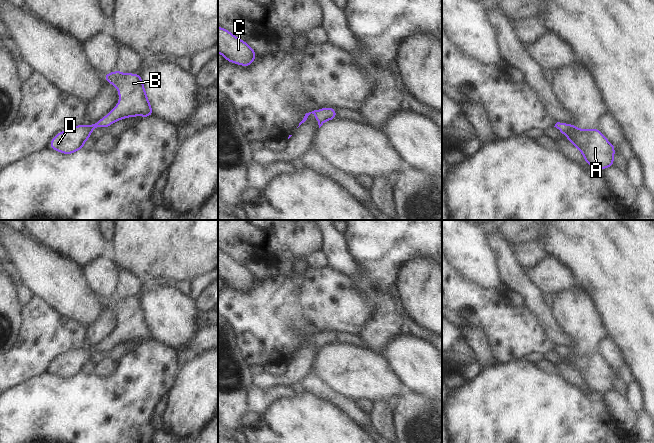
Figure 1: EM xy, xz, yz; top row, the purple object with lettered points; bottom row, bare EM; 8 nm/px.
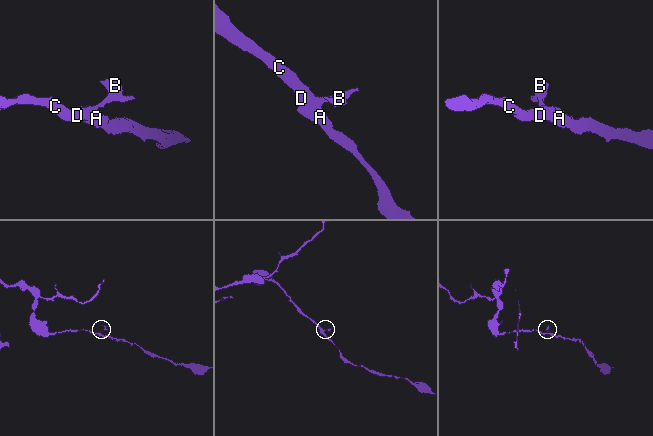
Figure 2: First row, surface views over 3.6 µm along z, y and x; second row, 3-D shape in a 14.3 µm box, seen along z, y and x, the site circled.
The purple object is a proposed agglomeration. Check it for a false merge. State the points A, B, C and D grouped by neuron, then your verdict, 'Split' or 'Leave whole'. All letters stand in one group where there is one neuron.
Groups: A B C D. Leave whole

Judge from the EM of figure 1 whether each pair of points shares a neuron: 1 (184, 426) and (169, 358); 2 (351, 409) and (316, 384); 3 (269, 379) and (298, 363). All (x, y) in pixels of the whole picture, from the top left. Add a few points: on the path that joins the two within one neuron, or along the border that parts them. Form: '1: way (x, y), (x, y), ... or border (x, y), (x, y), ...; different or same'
1: border (178, 373), (176, 384), (168, 394); different
2: way (342, 401), (325, 391); same
3: way (277, 380), (284, 380), (293, 371); same

